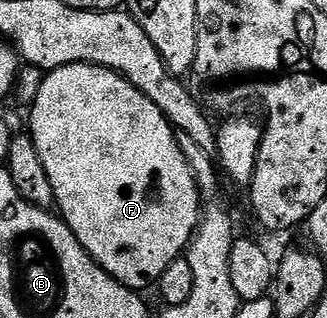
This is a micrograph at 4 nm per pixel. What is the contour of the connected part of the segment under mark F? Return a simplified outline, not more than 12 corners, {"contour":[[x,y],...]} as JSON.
{"contour":[[123,75],[42,79],[28,133],[82,248],[139,293],[204,206]]}

